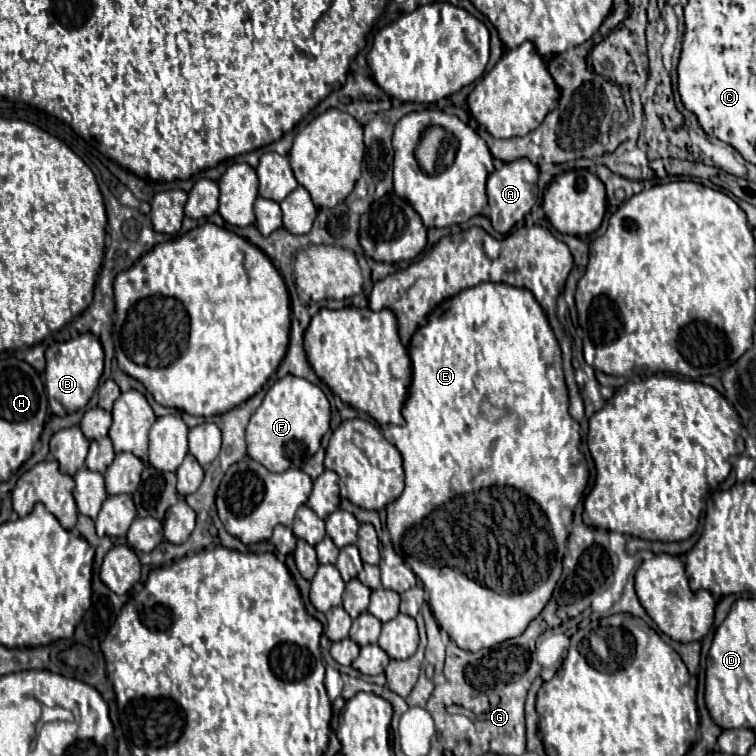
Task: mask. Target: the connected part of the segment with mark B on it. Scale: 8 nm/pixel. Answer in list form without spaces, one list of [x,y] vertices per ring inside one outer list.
[[[81,334],[69,342],[53,344],[45,352],[47,368],[45,368],[45,390],[49,398],[49,408],[55,416],[61,416],[61,408],[71,414],[91,400],[99,378],[103,374],[103,348],[93,334]]]

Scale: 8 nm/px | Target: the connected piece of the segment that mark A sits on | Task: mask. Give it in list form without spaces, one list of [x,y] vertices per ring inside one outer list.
[[[519,158],[515,162],[503,164],[499,170],[489,174],[486,183],[488,198],[487,218],[491,220],[493,228],[499,234],[507,234],[535,204],[535,192],[537,192],[537,176],[539,170],[535,164],[531,164],[527,158]]]

